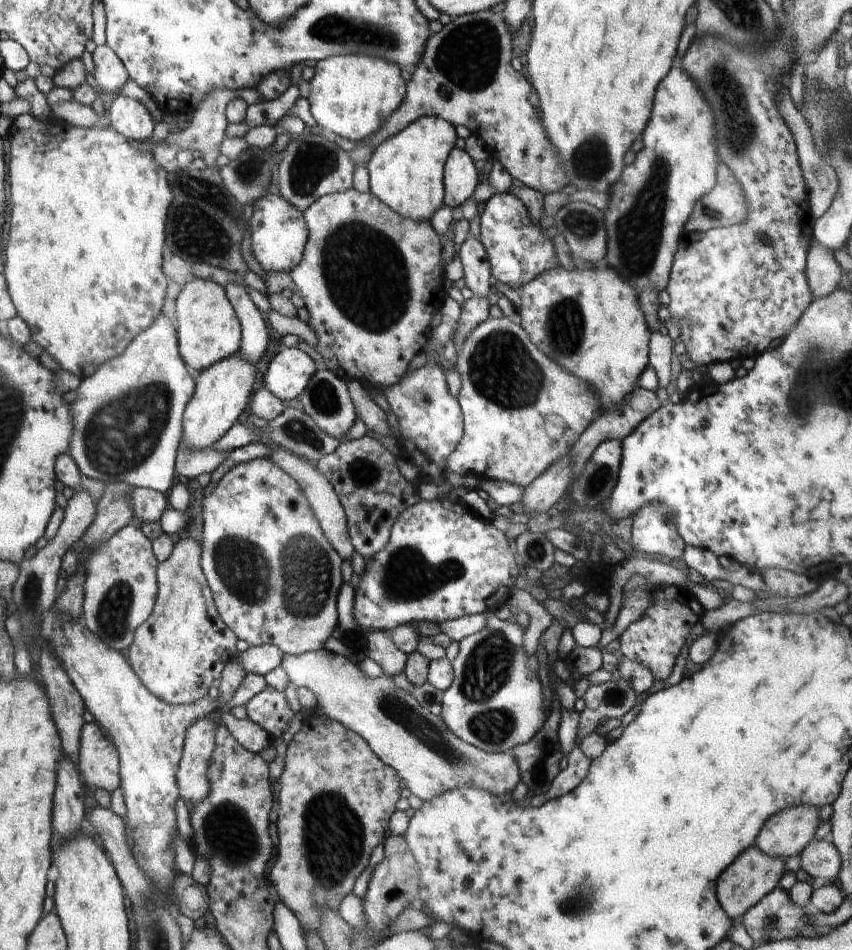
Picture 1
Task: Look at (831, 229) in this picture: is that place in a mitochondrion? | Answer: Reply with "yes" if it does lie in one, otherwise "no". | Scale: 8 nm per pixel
no

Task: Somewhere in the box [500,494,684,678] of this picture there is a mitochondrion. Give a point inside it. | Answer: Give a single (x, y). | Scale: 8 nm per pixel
(535, 550)

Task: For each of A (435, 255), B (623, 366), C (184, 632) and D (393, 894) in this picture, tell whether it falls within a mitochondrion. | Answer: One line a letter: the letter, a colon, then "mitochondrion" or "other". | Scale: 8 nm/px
A: other
B: other
C: other
D: other

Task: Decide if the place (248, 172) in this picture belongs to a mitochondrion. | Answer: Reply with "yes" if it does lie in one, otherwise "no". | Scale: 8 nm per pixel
yes

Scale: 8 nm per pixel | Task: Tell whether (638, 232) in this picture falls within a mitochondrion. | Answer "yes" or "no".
yes

